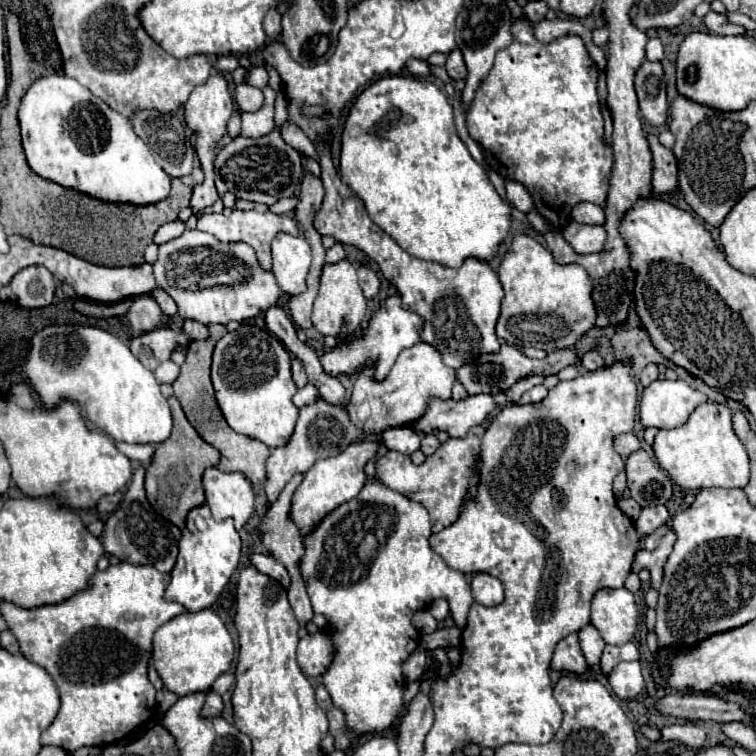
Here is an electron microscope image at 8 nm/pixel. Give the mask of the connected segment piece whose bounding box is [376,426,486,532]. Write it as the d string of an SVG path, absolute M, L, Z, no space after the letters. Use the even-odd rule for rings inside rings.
M474 426L470 428L466 438L462 440L450 438L446 444L438 448L438 452L428 456L422 466L416 466L406 454L388 450L376 462L376 478L384 486L404 494L406 498L420 502L432 518L432 532L440 532L442 528L448 528L450 524L454 524L454 520L458 520L464 498L468 496L470 484L478 476L480 442L482 442L484 432L486 432L486 426Z

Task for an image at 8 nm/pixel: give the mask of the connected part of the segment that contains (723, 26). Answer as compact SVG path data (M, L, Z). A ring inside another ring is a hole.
M708 12L706 18L704 18L704 24L714 34L726 34L726 36L728 34L734 34L734 36L744 36L746 34L744 26L738 26L738 24L730 22L726 18L726 14L718 14L718 12Z

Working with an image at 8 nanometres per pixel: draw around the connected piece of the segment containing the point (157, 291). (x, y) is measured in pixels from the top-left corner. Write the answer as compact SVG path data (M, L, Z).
M154 288L154 290L152 290L152 296L156 298L158 306L162 308L162 312L164 312L166 316L174 316L174 314L178 312L178 308L176 308L174 300L172 300L166 292L162 292L162 288Z

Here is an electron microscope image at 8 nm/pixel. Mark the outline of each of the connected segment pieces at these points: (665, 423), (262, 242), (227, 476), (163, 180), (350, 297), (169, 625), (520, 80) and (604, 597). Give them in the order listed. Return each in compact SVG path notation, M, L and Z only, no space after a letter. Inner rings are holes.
M654 380L642 394L642 426L678 428L708 396L684 380Z
M232 210L230 214L204 214L198 220L196 226L200 232L208 232L212 236L216 236L218 240L226 242L226 244L234 244L234 242L244 242L250 244L258 256L258 262L262 264L262 270L270 272L272 270L272 262L270 262L270 242L274 240L274 236L278 232L286 232L292 236L300 236L300 228L298 222L288 216L288 214L274 214L274 212L240 212L240 210Z
M212 466L204 472L202 482L206 490L206 504L210 506L214 520L222 522L232 518L234 526L240 530L254 510L250 480L242 472L220 472Z
M64 74L38 78L22 98L18 122L26 162L46 180L104 202L134 206L156 204L170 194L170 176L156 164L150 148L134 134L130 118L114 112L74 78Z
M342 260L338 264L326 264L320 278L320 290L318 298L314 302L312 322L314 328L322 336L334 336L334 338L348 338L356 334L366 320L366 298L358 286L356 270L348 260Z
M212 608L200 612L184 612L162 624L154 634L154 668L158 670L164 686L178 696L208 692L214 680L230 668L232 658L232 636Z
M522 18L512 24L512 38L510 46L496 52L494 66L466 112L466 126L470 136L480 144L490 168L504 180L520 182L530 192L536 210L560 230L570 222L574 206L580 202L604 206L608 192L614 158L612 148L604 142L604 120L596 94L598 70L580 36L562 36L550 44L542 44L532 34L532 22Z
M602 588L592 598L590 622L606 644L626 644L638 626L638 606L626 588Z

